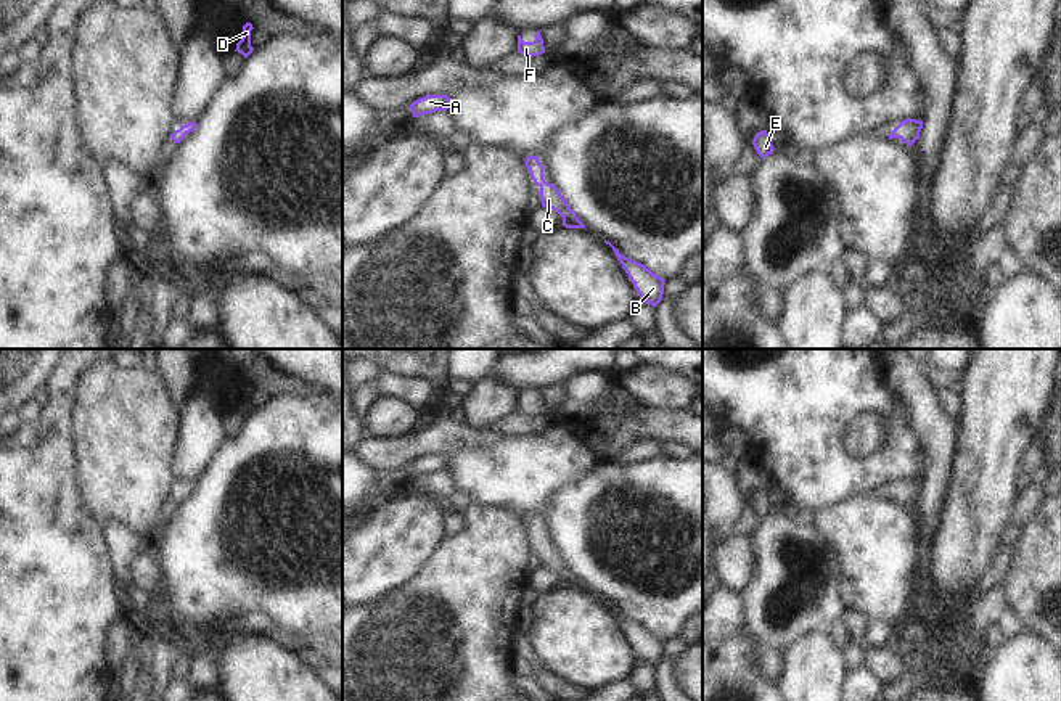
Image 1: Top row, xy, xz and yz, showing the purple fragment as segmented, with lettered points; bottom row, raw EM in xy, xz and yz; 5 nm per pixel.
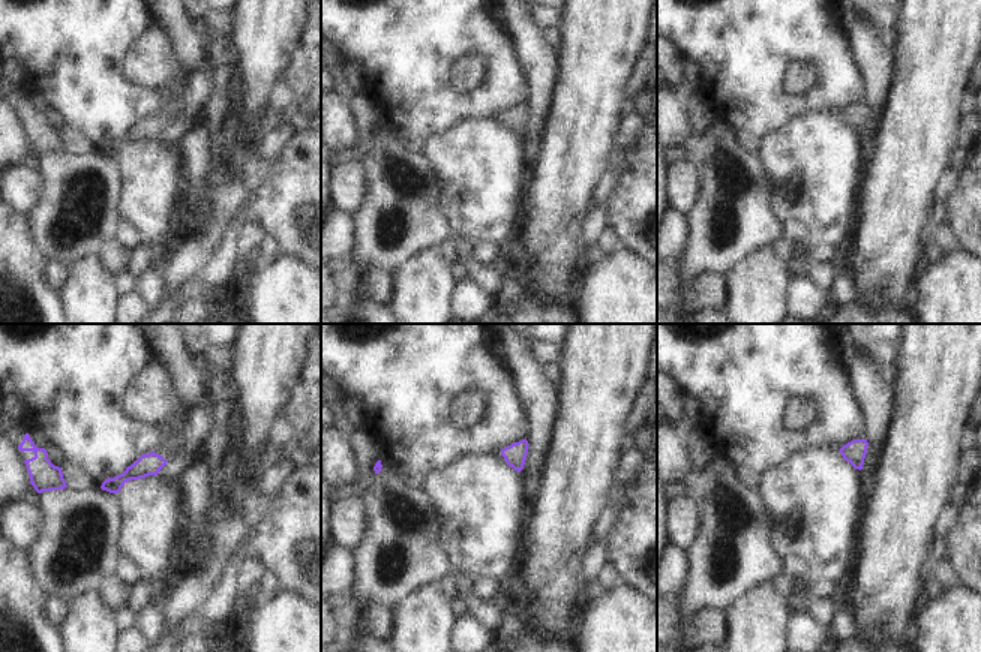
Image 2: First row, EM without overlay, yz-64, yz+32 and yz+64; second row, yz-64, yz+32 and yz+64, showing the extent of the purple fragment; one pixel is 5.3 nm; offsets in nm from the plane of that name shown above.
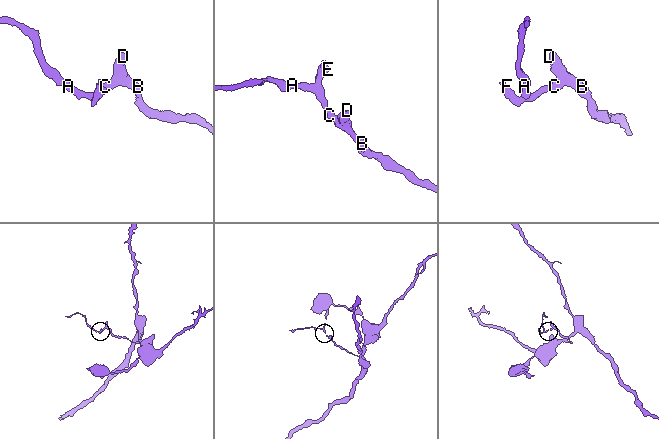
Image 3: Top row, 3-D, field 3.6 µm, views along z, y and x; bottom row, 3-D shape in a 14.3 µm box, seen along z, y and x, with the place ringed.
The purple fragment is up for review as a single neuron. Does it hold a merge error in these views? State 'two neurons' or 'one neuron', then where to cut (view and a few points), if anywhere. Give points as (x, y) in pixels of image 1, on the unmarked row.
one neuron | no cut

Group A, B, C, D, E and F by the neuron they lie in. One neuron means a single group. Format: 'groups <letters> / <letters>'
groups A B C D E F

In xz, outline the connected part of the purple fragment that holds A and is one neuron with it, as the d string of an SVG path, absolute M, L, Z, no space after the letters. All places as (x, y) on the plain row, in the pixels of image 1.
M426 455L410 465L413 478L432 474L436 471L447 471L450 466L449 455Z

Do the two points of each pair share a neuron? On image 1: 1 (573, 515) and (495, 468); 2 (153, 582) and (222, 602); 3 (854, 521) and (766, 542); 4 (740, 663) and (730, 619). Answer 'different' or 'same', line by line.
1: different
2: different
3: different
4: same

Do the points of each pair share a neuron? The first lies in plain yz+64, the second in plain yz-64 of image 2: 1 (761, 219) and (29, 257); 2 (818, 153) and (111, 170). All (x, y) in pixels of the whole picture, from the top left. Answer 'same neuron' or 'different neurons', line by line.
1: different neurons
2: different neurons

